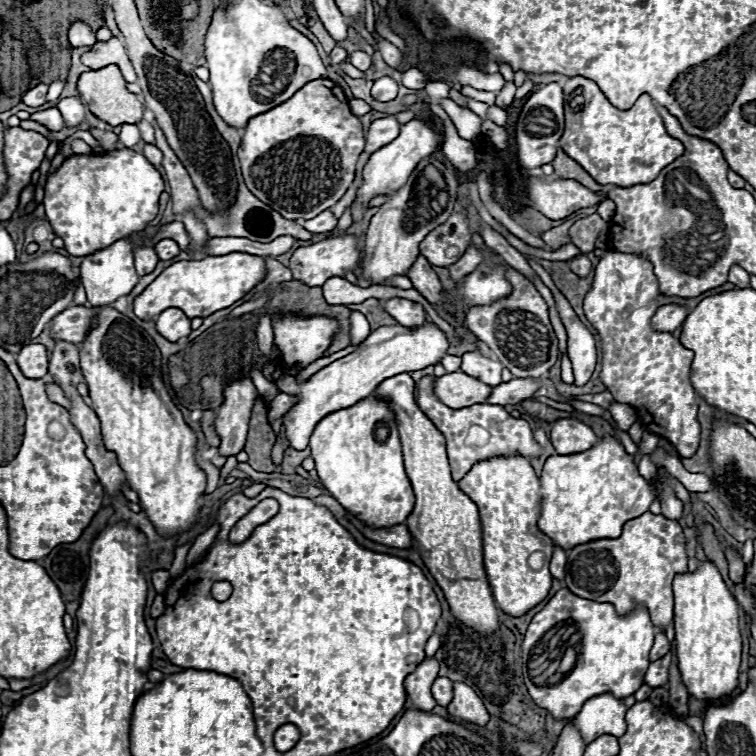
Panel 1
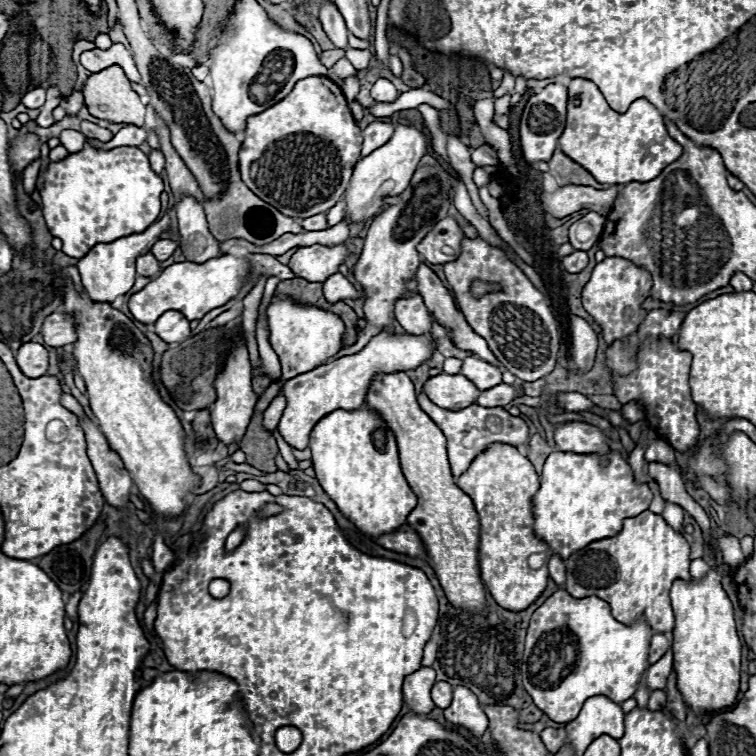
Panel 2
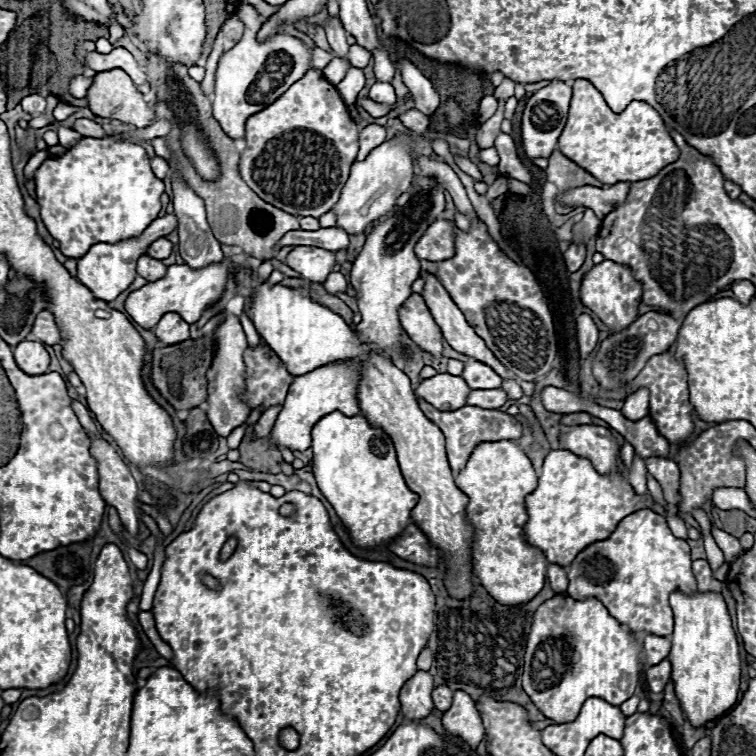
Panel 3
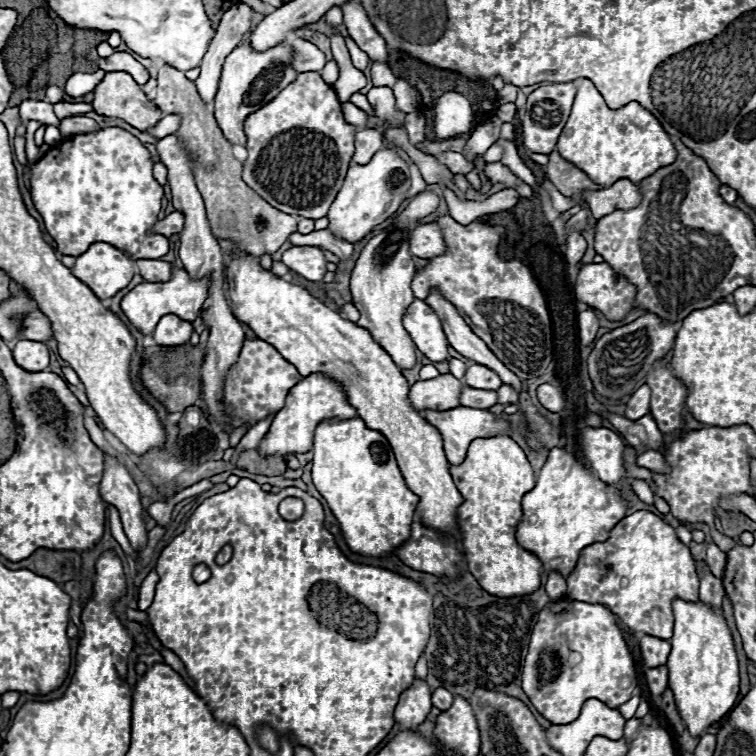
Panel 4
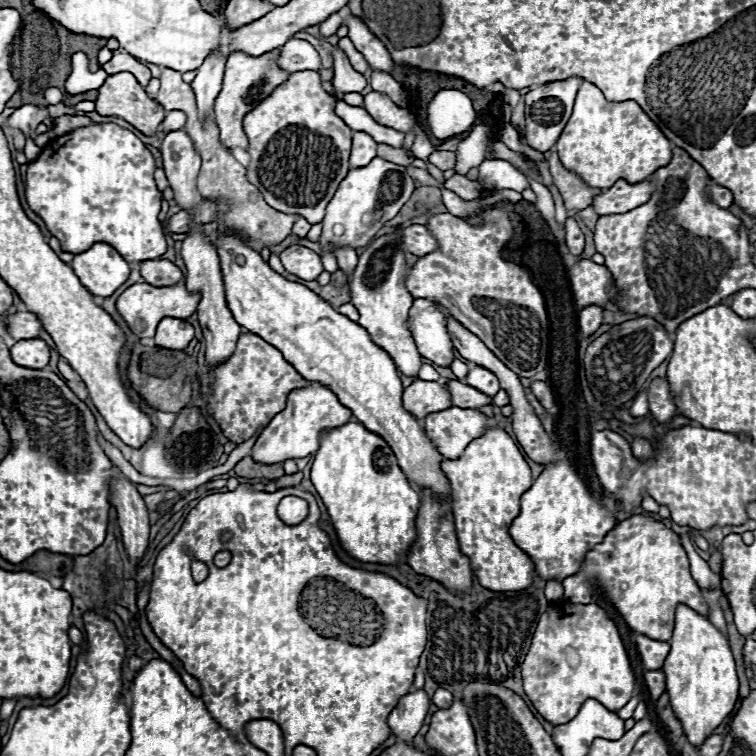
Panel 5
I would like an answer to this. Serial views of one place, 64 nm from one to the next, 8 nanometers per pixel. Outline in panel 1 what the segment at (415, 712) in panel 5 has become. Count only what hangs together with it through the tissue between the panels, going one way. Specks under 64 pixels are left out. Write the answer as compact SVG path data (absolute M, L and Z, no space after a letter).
M434 656L432 658L426 658L404 680L408 698L420 710L432 710L436 706L436 700L432 698L430 688L434 684L434 680L438 678L438 668L440 668L440 664L438 664L438 660Z

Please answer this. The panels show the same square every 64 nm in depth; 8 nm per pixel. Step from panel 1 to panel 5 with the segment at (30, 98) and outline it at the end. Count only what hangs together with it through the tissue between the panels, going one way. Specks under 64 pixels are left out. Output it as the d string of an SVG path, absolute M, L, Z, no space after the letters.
M24 104L20 108L16 108L16 112L8 118L12 128L22 130L26 136L30 134L32 128L36 128L38 124L42 124L46 118L50 116L48 106L34 106L34 104Z

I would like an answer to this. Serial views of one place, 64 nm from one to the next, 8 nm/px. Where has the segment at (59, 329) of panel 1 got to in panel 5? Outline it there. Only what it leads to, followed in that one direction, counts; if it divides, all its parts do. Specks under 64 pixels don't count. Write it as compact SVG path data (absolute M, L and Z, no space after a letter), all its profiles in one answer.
M16 312L16 314L10 314L6 318L6 322L10 324L8 334L14 340L30 340L30 338L40 336L40 332L44 330L40 318L34 312Z

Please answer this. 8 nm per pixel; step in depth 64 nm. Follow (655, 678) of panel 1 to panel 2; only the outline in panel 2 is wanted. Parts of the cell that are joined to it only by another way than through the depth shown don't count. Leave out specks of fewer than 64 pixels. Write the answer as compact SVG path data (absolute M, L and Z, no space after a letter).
M668 650L656 664L650 664L646 672L646 684L650 690L666 688L666 678L672 670L672 650Z

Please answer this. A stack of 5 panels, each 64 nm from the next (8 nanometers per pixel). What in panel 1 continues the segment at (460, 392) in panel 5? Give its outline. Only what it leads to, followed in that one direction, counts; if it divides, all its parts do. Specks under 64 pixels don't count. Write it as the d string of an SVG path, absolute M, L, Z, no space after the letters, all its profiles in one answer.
M546 374L540 378L512 378L510 382L502 382L492 390L486 402L508 406L508 404L518 404L522 400L528 400L542 388L542 378L546 378Z

